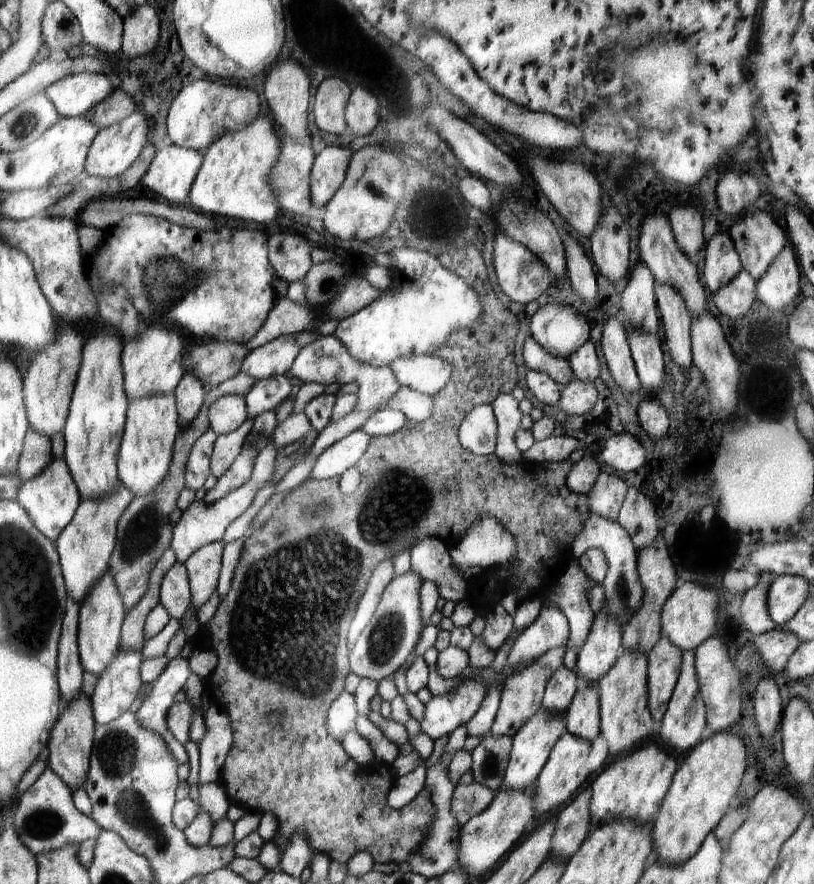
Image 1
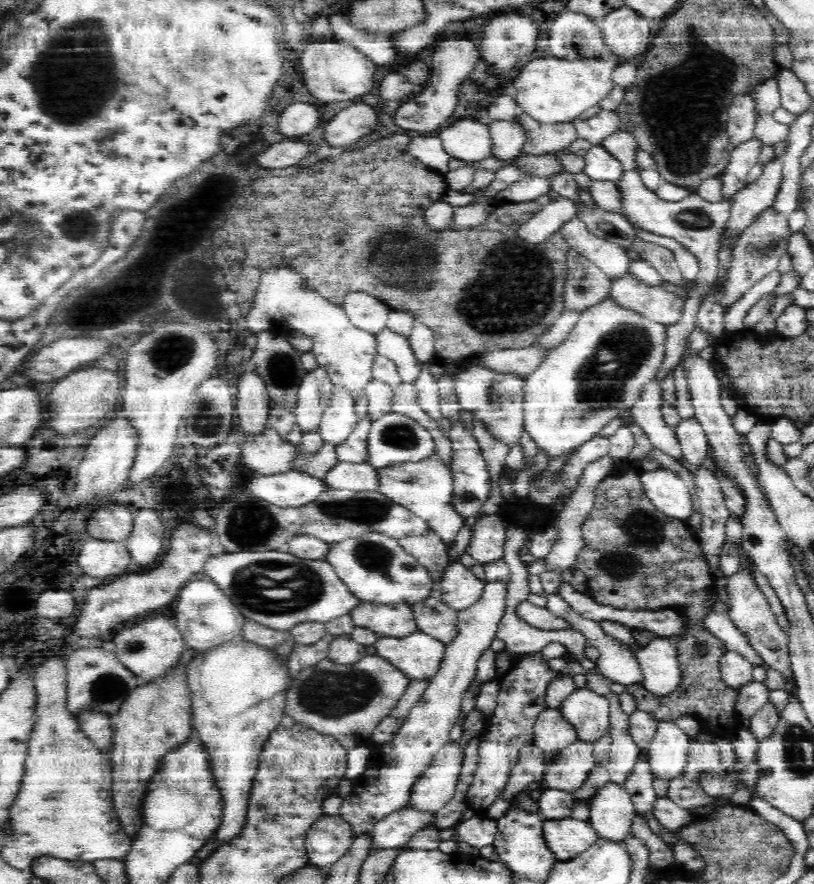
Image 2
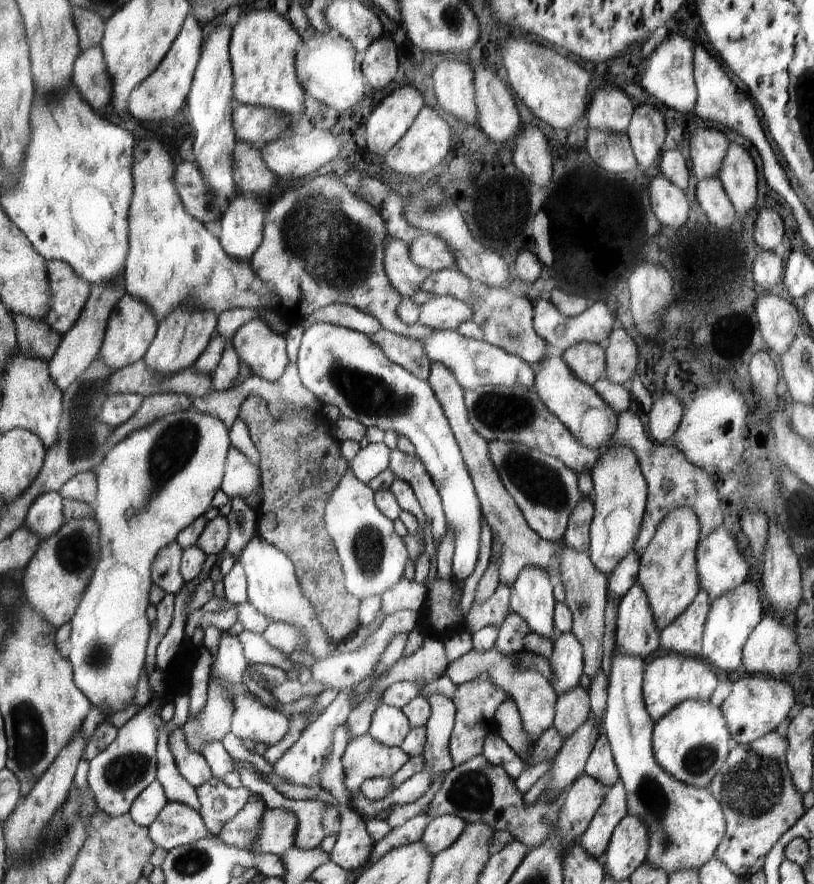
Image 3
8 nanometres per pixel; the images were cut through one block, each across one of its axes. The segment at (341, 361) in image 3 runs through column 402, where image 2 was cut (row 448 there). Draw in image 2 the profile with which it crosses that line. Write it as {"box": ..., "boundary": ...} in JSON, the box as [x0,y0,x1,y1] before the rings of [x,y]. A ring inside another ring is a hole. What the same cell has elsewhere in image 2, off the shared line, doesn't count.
{"box":[368,413,437,470],"boundary":[[[387,413],[371,422],[368,436],[368,458],[374,469],[380,470],[404,462],[420,463],[437,454],[434,436],[418,421],[399,413]]]}

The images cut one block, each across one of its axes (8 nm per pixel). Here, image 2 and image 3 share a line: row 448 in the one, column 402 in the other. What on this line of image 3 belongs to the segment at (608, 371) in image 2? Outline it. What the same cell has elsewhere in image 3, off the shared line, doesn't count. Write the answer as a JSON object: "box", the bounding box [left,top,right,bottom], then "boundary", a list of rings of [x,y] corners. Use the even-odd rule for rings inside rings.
{"box":[325,468,408,598],"boundary":[[[349,468],[325,506],[325,526],[333,542],[345,576],[345,587],[358,598],[384,595],[402,581],[408,560],[406,546],[396,534],[392,519],[381,513],[375,504],[372,487],[363,483]]]}

